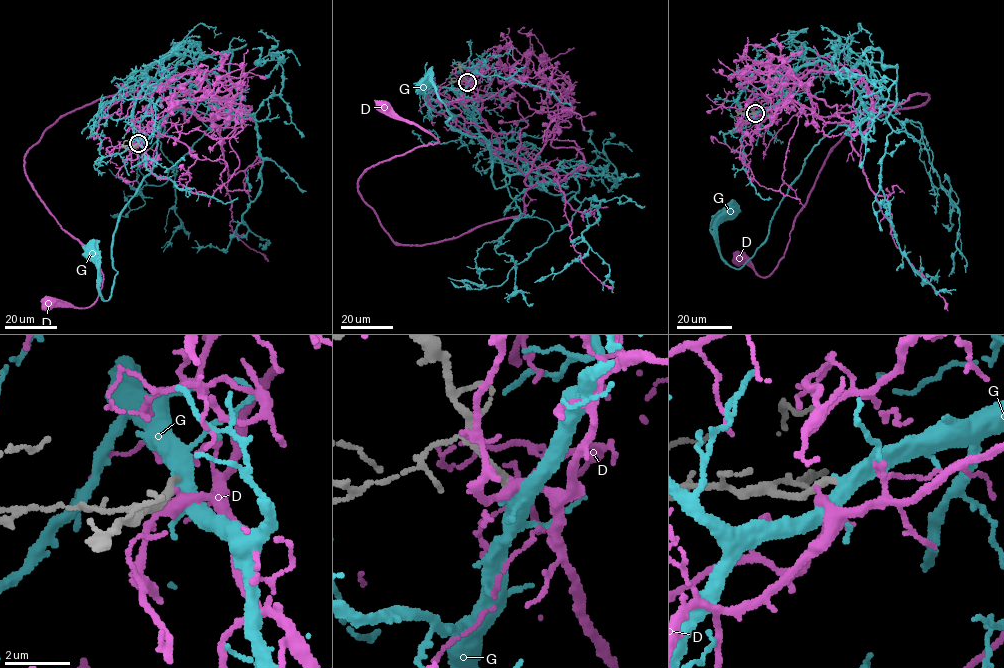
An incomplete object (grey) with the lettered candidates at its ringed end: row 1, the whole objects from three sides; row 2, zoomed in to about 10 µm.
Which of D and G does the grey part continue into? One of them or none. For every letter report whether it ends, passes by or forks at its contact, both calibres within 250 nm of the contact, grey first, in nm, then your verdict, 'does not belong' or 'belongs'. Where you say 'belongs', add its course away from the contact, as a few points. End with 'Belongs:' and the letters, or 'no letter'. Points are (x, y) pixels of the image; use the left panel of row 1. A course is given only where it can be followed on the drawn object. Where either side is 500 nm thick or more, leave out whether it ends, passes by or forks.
D: it passes by; 280 nm thick on the grey side, 280 nm on the other; does not belong
G: it passes by; 240 nm thick on the grey side, 400 nm on the other; belongs; it runs (138, 143), (133, 106), (151, 77), (175, 108), (113, 234), (108, 300), (89, 250)
Belongs: G

